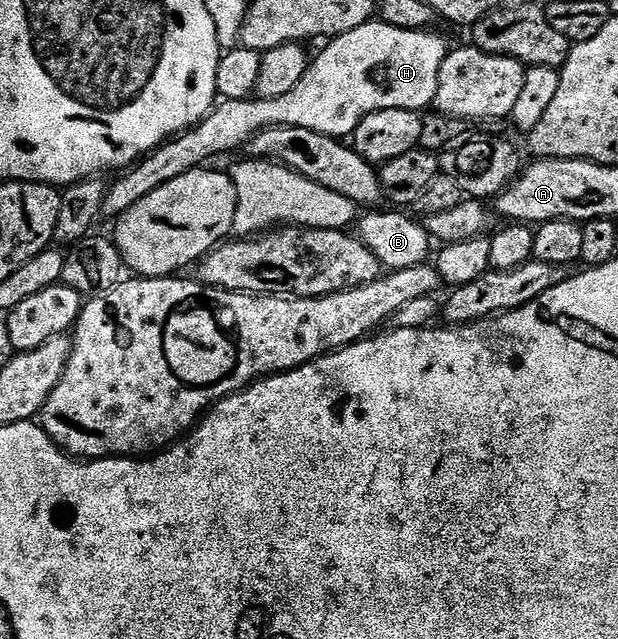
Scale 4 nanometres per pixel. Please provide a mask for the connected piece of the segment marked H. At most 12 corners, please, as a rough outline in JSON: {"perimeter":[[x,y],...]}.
{"perimeter":[[370,21],[299,85],[218,102],[110,182],[104,214],[269,127],[349,137],[432,108],[447,46]]}

